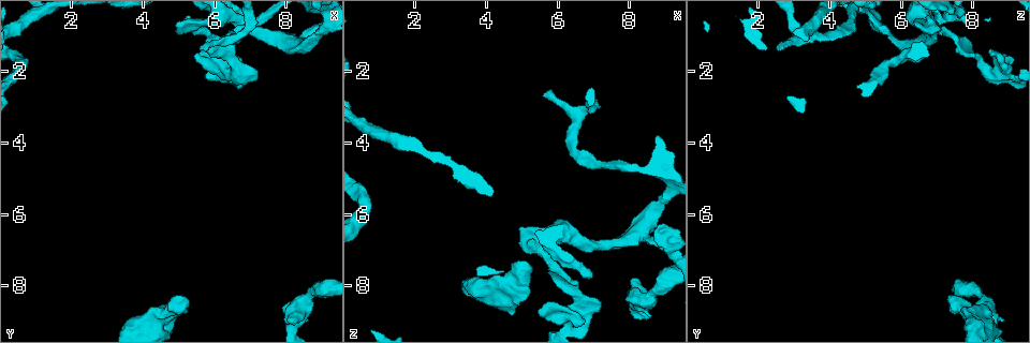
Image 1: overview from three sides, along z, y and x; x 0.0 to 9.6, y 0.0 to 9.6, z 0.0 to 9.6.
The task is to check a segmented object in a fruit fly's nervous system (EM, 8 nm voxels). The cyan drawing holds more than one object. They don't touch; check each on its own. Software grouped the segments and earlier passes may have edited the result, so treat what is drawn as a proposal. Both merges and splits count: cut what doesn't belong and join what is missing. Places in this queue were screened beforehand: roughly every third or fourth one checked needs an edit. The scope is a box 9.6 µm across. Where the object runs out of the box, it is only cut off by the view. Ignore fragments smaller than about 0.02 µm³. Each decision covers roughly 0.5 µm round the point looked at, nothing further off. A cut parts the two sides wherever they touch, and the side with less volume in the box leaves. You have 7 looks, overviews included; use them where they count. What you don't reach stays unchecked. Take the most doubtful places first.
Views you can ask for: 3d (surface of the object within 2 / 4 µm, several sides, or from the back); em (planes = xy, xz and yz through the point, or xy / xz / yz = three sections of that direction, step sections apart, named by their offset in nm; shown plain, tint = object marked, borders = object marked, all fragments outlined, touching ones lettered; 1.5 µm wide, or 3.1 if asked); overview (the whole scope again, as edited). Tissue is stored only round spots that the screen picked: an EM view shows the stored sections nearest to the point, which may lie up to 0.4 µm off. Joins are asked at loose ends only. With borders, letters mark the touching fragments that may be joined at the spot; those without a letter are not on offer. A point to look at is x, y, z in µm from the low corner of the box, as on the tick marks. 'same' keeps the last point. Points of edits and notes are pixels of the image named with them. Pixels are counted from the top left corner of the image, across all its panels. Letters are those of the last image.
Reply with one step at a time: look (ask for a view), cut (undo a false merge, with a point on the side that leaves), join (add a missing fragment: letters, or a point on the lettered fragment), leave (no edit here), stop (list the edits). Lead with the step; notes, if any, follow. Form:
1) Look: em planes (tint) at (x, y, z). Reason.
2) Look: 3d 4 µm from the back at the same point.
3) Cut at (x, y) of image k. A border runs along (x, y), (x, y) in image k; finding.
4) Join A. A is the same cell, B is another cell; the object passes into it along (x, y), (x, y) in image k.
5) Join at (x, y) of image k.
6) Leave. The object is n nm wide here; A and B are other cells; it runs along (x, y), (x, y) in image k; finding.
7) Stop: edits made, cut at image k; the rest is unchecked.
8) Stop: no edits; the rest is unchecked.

Look: em planes (borders) at (8.15, 1.20, 6.50).

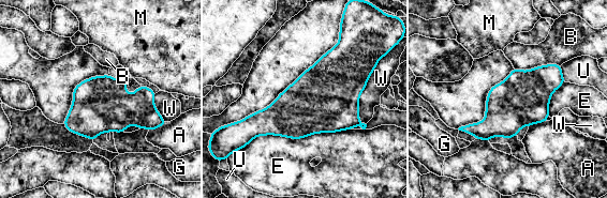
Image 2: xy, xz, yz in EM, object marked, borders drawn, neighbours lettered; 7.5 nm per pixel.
Leave. A, B, E, G, M, U and W are other cells; one cell here.

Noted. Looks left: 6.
Look: em planes (borders) at (5.20, 8.30, 7.50). An open end.

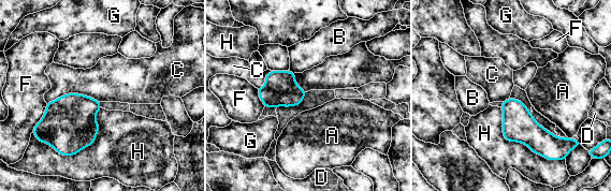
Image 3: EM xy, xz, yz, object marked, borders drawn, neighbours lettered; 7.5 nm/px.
Leave. A, B, C, D, F, G and H are other cells; a border runs along (100, 101), (64, 93), (46, 103) in image 3; none of them fits.

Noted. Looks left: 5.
Look: 3d 2 µm at (3.55, 9.10, 8.05). Abrupt turn.

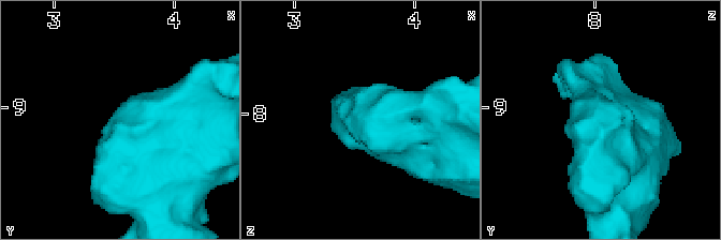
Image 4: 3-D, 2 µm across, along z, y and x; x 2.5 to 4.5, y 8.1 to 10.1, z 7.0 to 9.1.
Look: em planes (borders) at (3.58, 9.14, 8.06).

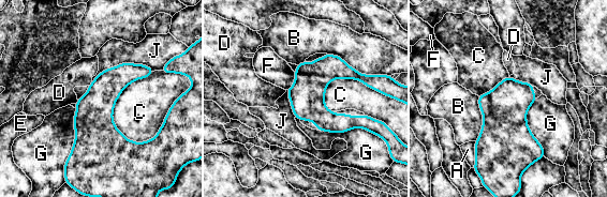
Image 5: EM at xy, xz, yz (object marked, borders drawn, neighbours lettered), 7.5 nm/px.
Leave. The object is 260 nm wide here; A, B, C, D, E, F, G and J are other cells; a border runs along (153, 70), (119, 63), (92, 81) in image 5; all the same cell.

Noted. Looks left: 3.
Stop: no edits; the rest is unchecked.

